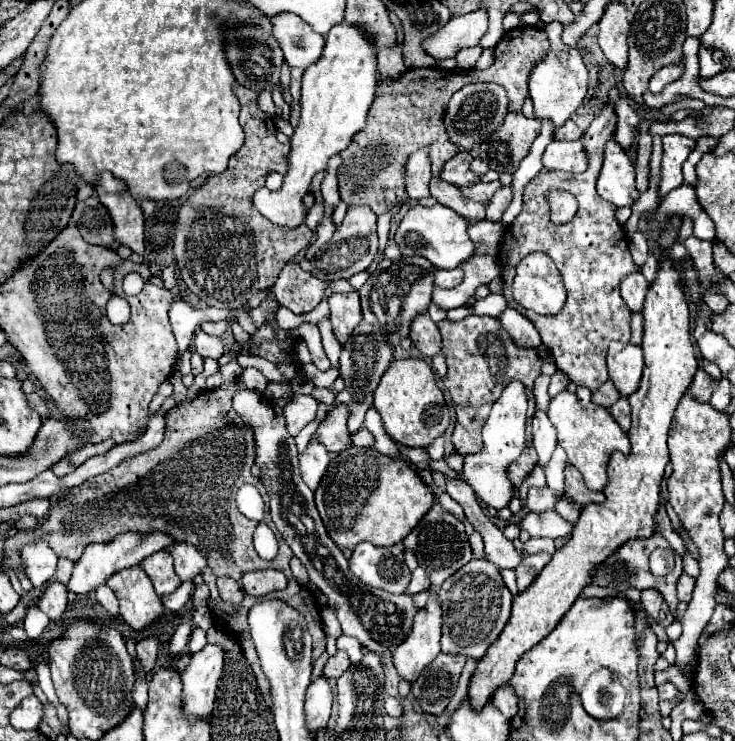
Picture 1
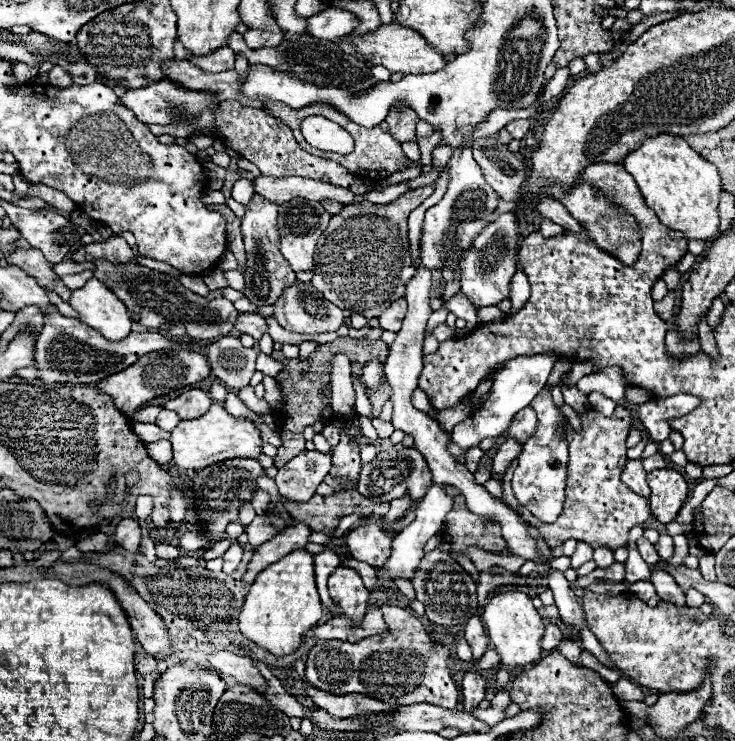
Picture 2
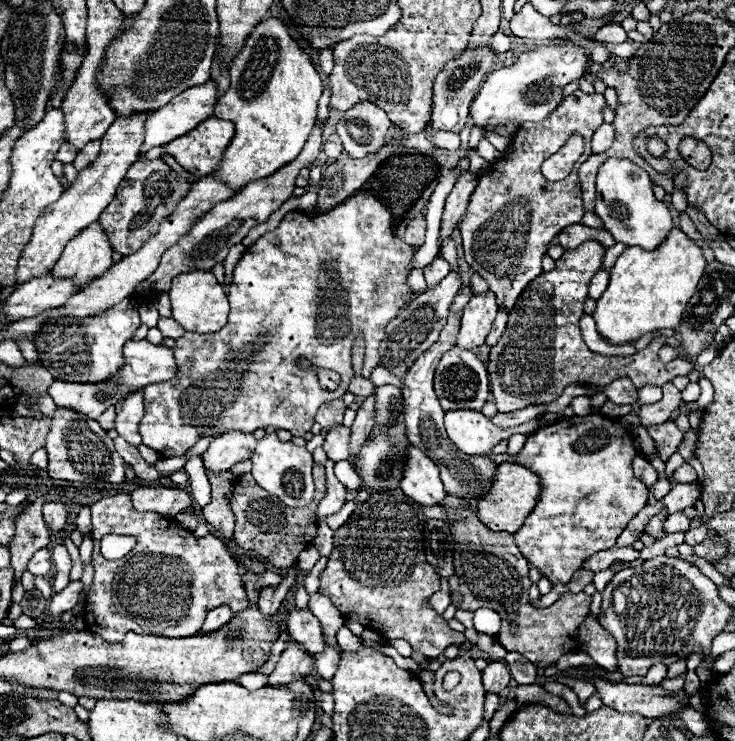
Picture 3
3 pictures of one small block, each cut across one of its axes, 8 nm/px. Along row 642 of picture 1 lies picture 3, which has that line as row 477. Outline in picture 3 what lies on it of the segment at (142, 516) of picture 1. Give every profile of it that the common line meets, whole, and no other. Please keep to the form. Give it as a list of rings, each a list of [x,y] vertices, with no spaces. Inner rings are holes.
[[[314,466],[314,480],[316,480],[316,496],[312,504],[304,508],[288,508],[282,504],[276,496],[270,496],[266,490],[262,490],[252,474],[244,474],[238,478],[238,484],[234,488],[232,496],[232,510],[236,516],[236,532],[234,532],[234,542],[244,548],[258,552],[266,562],[270,562],[274,568],[290,568],[296,564],[298,554],[306,550],[306,546],[314,540],[316,536],[316,508],[320,500],[326,496],[326,478],[324,478],[324,468]]]

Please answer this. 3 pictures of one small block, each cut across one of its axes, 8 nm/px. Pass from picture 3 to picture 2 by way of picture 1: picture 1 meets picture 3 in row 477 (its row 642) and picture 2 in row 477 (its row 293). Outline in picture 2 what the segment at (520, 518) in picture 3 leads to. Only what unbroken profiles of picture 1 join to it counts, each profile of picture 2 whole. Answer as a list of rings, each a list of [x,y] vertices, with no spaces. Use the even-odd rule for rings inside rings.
[[[654,470],[648,474],[648,484],[652,488],[650,494],[650,512],[662,524],[670,524],[688,498],[688,482],[676,470]]]

